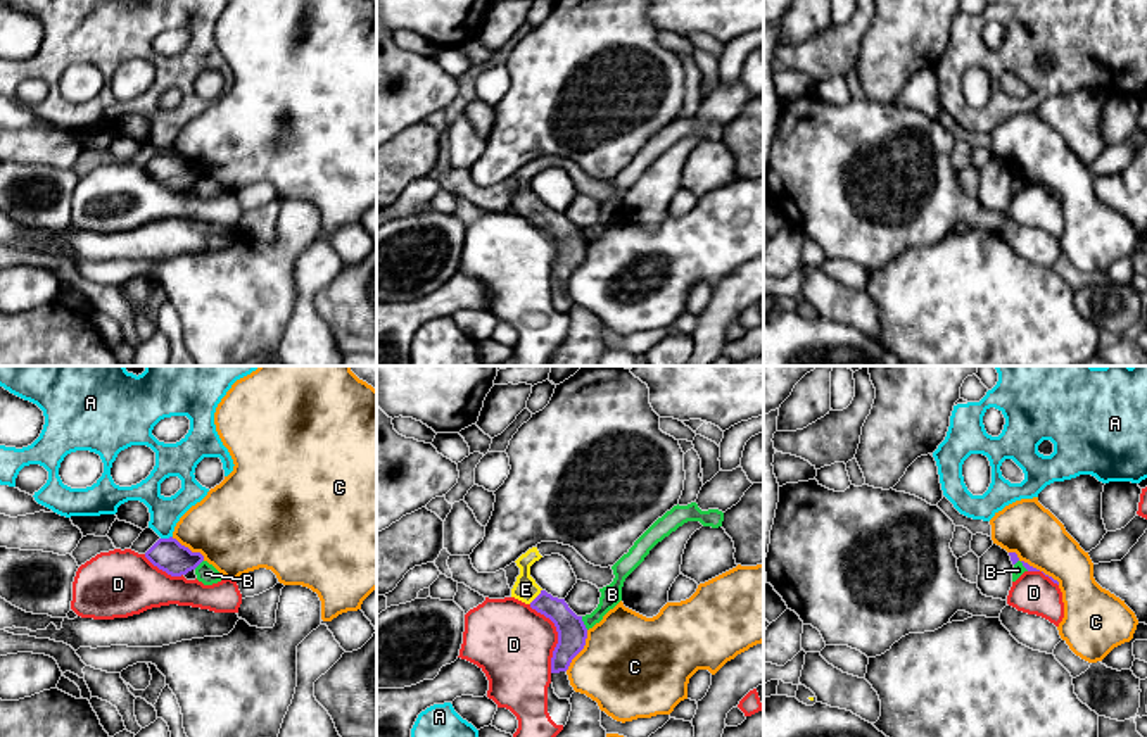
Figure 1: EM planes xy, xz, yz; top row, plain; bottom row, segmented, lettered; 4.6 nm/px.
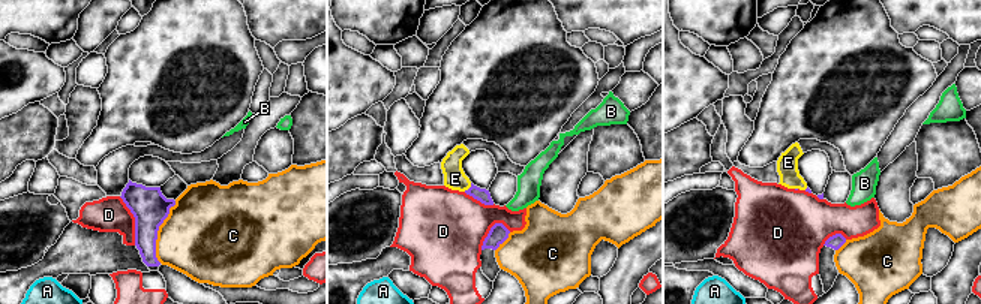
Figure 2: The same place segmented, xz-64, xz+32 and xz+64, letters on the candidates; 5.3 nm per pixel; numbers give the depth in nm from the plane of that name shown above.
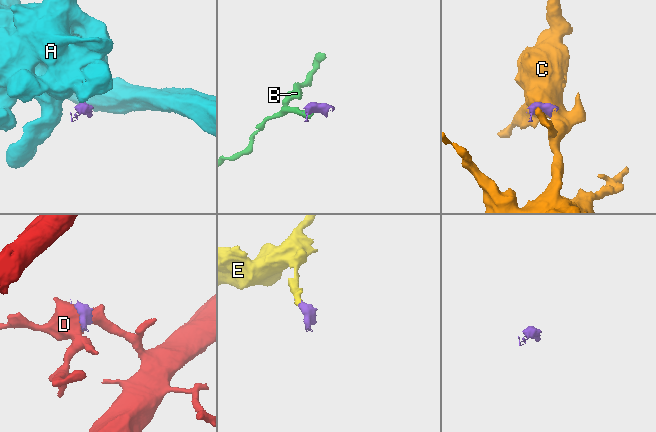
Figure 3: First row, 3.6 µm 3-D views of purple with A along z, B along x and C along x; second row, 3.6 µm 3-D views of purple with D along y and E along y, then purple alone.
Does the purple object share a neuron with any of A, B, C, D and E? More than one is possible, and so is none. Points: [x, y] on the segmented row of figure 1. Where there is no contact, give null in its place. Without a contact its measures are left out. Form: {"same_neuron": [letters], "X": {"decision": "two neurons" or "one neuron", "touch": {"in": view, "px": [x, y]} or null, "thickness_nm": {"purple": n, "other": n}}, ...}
{"same_neuron": ["E"], "A": {"decision": "two neurons", "touch": {"in": "xy", "px": [166, 539]}, "thickness_nm": {"purple": 160, "other": 140}}, "B": {"decision": "two neurons", "touch": {"in": "xz", "px": [583, 623]}, "thickness_nm": {"purple": 140, "other": 100}}, "C": {"decision": "two neurons", "touch": {"in": "xz", "px": [581, 649]}, "thickness_nm": {"purple": 140, "other": 480}}, "D": {"decision": "two neurons", "touch": {"in": "xz", "px": [558, 636]}, "thickness_nm": {"purple": 140, "other": 380}}, "E": {"decision": "one neuron", "touch": {"in": "xz", "px": [538, 596]}, "thickness_nm": {"purple": 140, "other": 120}}}

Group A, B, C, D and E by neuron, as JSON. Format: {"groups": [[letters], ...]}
{"groups": [["A"], ["B"], ["C"], ["D"], ["E"]]}

